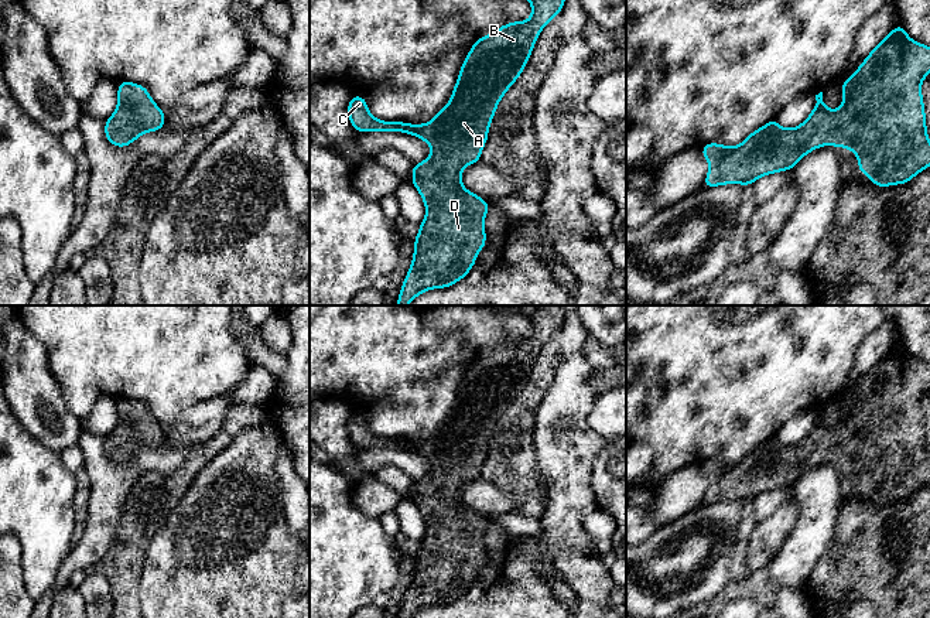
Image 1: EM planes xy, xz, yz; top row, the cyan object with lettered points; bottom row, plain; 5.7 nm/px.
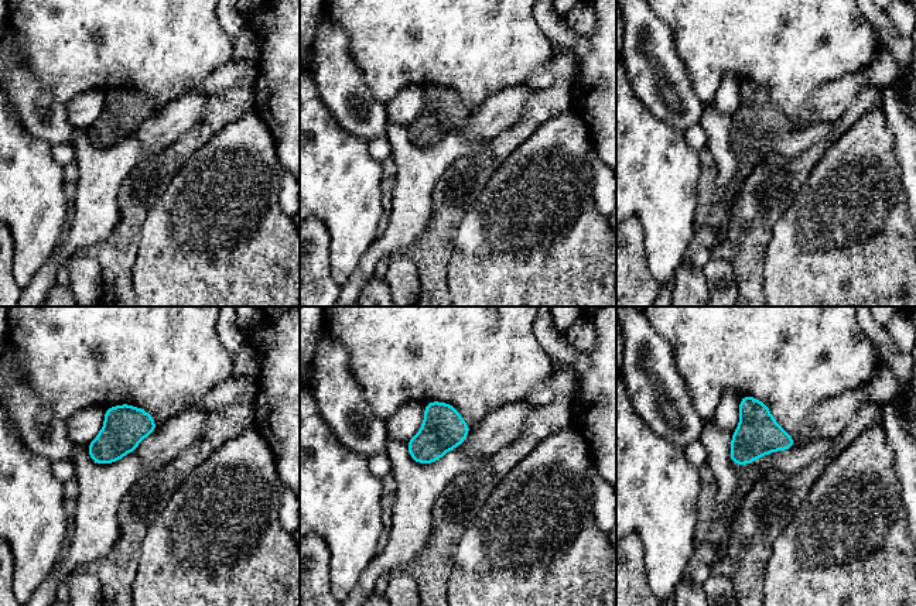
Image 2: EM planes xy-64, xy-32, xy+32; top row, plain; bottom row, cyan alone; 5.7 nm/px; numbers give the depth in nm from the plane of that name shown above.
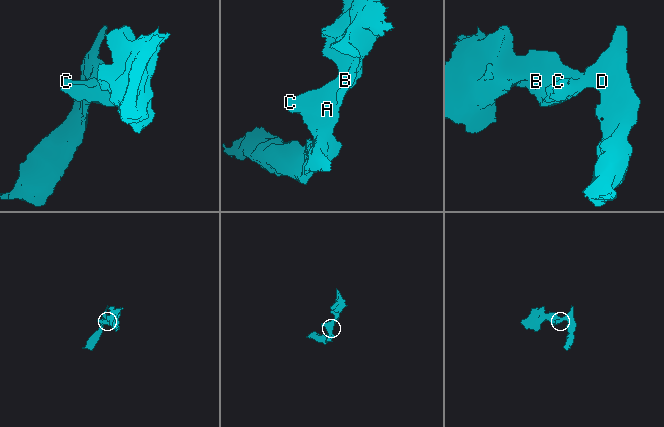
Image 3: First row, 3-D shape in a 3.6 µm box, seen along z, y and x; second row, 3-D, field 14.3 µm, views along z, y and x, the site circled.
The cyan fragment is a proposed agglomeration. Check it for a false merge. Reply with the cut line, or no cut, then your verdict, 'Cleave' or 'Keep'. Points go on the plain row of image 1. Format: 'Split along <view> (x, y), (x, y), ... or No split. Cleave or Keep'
No split. Keep

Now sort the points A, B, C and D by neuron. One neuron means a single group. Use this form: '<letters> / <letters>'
A B C D

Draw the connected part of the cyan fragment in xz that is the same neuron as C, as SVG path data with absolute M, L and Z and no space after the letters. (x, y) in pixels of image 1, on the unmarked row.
M489 305L495 308L514 308L531 321L531 334L526 338L513 338L505 341L490 349L479 354L469 366L449 419L432 434L431 438L423 441L411 441L406 438L384 438L376 436L367 427L367 420L363 413L352 412L346 424L349 438L355 448L401 448L416 453L431 464L431 471L427 477L413 481L411 499L423 513L425 522L425 535L420 540L418 550L414 556L414 571L407 593L401 601L397 618L413 618L417 612L432 605L447 605L462 597L473 584L478 570L486 561L485 533L489 527L489 520L479 512L464 505L461 489L465 484L481 478L482 465L488 458L490 438L495 433L498 421L509 404L520 393L531 372L534 361L541 346L560 331L564 324L567 311L565 305Z

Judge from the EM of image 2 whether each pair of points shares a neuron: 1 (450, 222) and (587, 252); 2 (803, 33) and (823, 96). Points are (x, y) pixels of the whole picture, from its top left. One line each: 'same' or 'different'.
1: different
2: different

